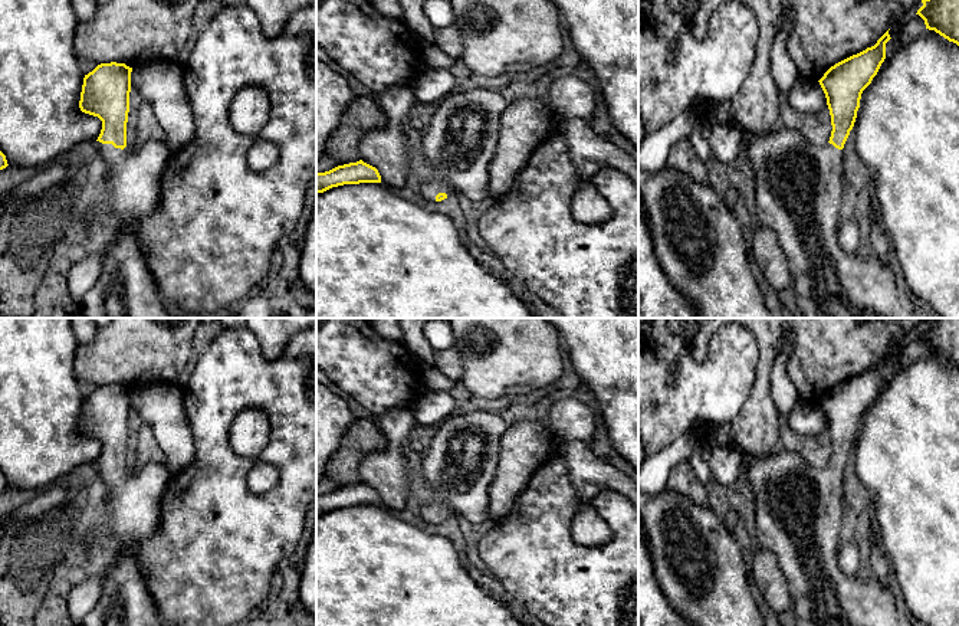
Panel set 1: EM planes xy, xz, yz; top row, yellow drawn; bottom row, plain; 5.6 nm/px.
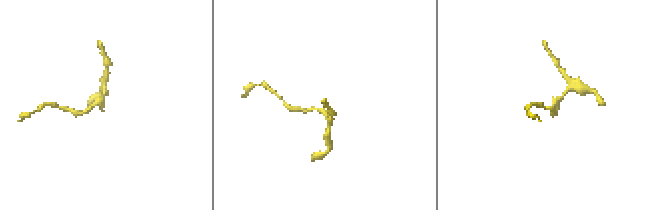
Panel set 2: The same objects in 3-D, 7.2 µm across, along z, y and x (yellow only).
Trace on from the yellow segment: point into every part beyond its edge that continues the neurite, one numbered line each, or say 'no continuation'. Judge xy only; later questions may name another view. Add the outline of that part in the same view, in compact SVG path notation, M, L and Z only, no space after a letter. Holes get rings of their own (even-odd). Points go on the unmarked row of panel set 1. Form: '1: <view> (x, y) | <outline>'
1: xy (132, 505) | M150 462L132 473L96 463L106 491L105 517L118 541L116 564L102 580L101 597L81 626L167 626L144 580L135 553L160 524L161 502L171 478L165 465Z

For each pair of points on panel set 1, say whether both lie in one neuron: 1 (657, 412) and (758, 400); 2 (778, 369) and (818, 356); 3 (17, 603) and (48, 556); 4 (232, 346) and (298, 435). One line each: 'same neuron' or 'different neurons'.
1: different neurons
2: different neurons
3: same neuron
4: same neuron

